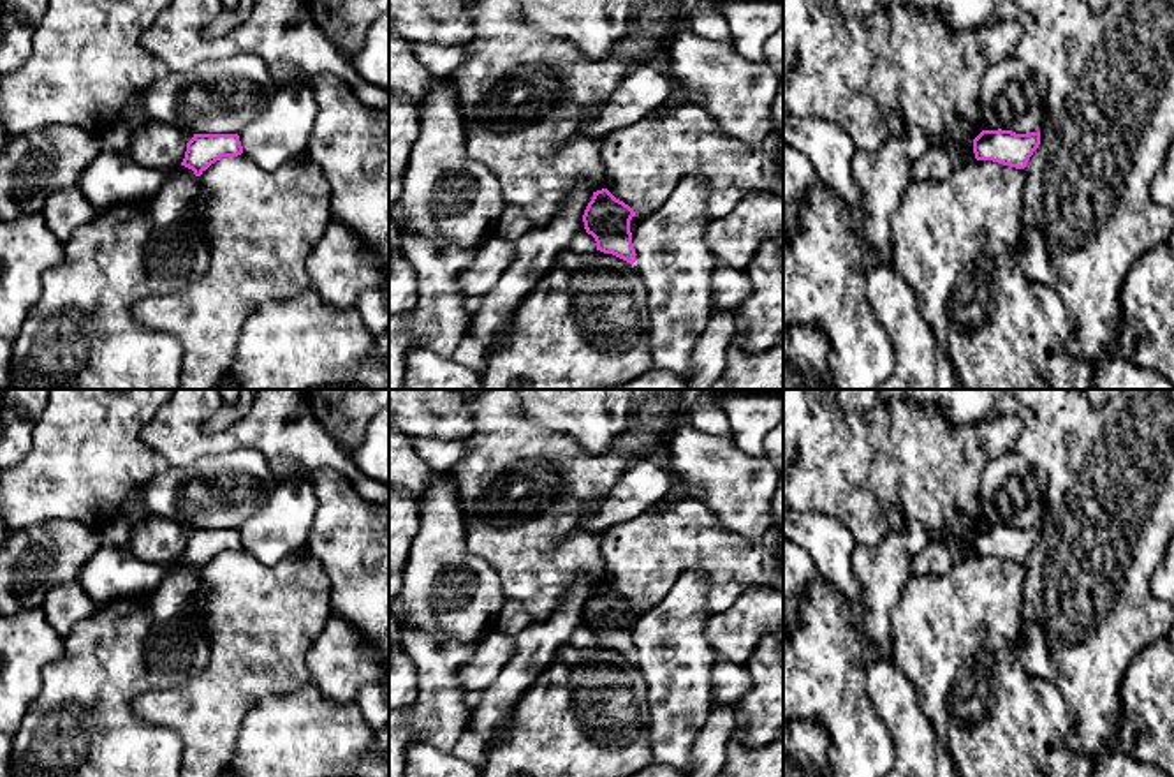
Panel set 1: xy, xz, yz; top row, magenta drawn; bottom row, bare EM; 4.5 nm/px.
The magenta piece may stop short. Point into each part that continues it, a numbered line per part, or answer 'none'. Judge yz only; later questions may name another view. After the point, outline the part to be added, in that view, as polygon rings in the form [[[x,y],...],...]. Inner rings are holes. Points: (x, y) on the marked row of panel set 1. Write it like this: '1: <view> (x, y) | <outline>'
none

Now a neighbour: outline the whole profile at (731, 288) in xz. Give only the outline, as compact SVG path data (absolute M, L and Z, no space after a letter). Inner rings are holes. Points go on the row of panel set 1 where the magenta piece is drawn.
M716 261L711 280L711 312L729 314L736 322L736 333L746 329L743 303L752 296L753 285L746 270Z

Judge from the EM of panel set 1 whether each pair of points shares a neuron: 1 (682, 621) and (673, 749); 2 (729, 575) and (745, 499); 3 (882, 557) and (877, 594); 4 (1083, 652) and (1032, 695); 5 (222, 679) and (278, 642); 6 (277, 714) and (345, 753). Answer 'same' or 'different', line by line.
1: same
2: different
3: same
4: different
5: same
6: same

